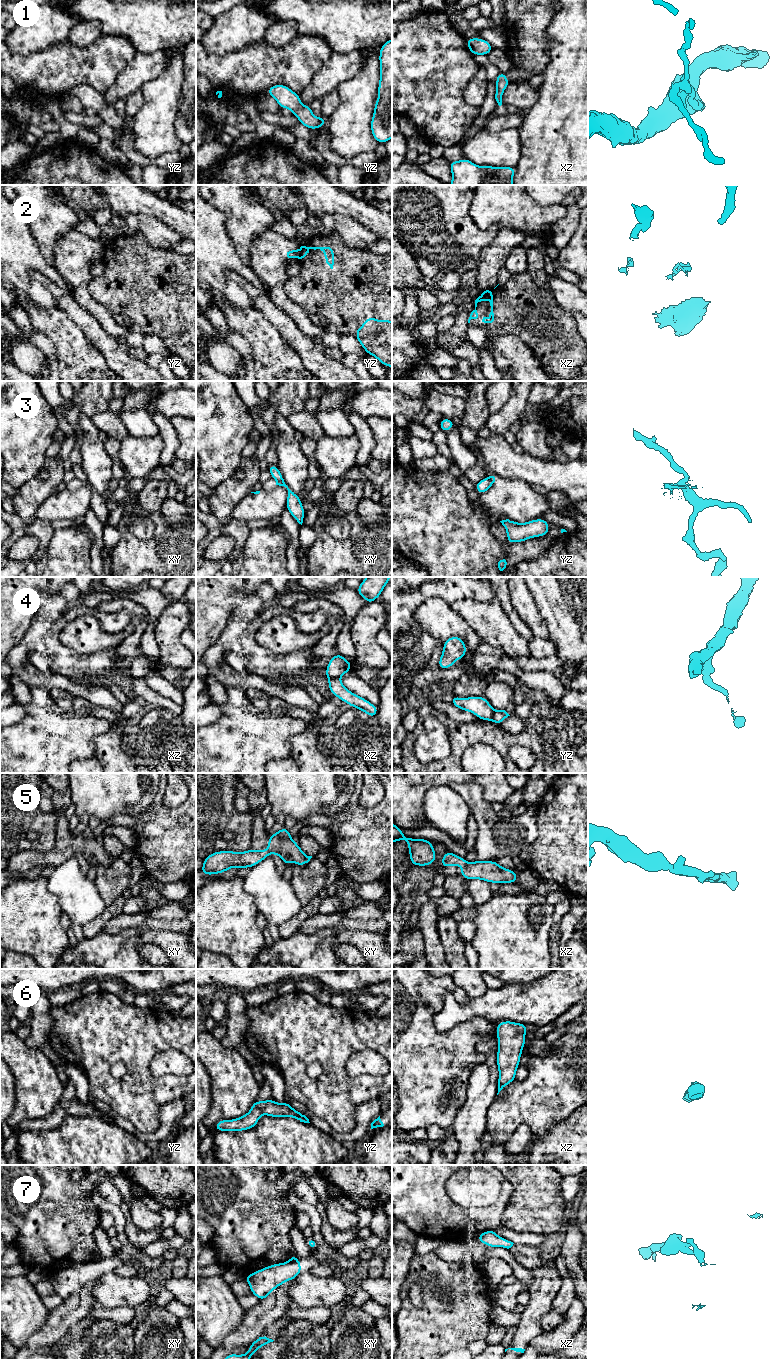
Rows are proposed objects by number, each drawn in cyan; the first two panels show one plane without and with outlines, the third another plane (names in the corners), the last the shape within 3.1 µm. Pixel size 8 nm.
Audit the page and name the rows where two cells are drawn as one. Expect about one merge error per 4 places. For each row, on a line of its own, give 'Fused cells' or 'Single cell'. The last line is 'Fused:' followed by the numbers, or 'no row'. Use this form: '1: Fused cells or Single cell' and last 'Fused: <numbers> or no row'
1: Single cell
2: Fused cells
3: Fused cells
4: Fused cells
5: Single cell
6: Single cell
7: Fused cells
Fused: 2, 3, 4, 7

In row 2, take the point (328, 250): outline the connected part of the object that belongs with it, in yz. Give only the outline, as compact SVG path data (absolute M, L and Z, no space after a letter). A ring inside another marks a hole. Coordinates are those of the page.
M301 246L302 252L298 256L299 262L305 259L307 254L309 253L310 249L320 249L324 252L325 256L324 259L326 260L326 263L330 266L331 269L333 269L334 265L334 248L332 246L325 246L325 247L306 247Z

